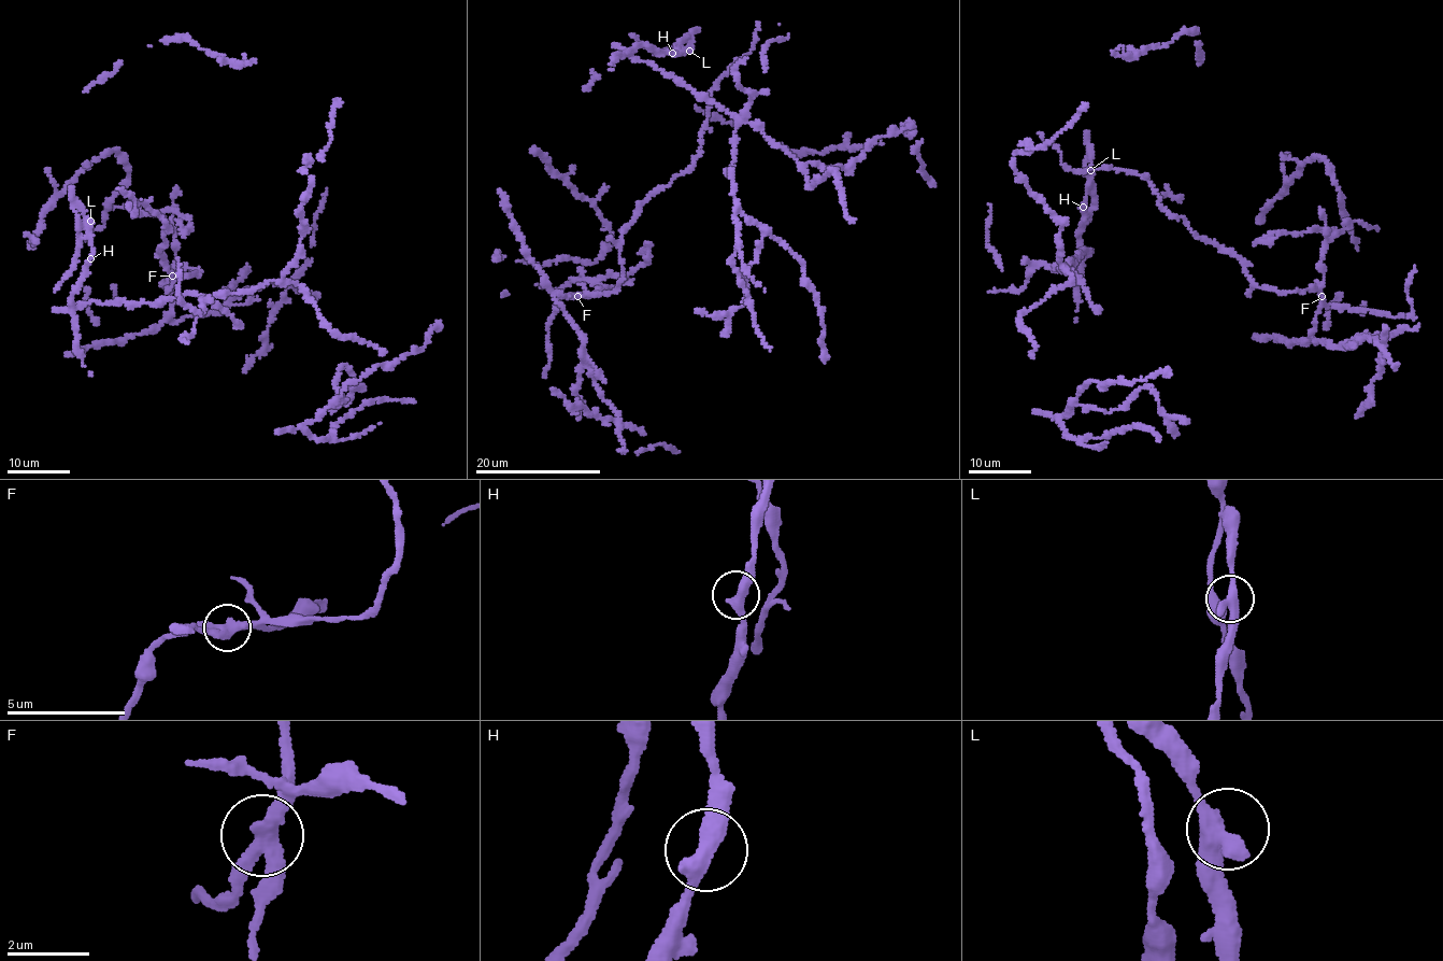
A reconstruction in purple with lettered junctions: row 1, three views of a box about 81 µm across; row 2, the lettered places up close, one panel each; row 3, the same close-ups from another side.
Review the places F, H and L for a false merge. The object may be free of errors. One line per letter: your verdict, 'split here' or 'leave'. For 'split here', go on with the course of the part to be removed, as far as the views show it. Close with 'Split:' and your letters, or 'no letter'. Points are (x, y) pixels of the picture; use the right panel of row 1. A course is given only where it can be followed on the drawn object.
F: split here
H: leave
L: leave
Split: F

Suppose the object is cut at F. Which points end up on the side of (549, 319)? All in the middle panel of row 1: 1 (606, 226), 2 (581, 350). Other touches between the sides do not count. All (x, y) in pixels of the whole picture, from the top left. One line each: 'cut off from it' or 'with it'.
1: cut off from it
2: cut off from it

